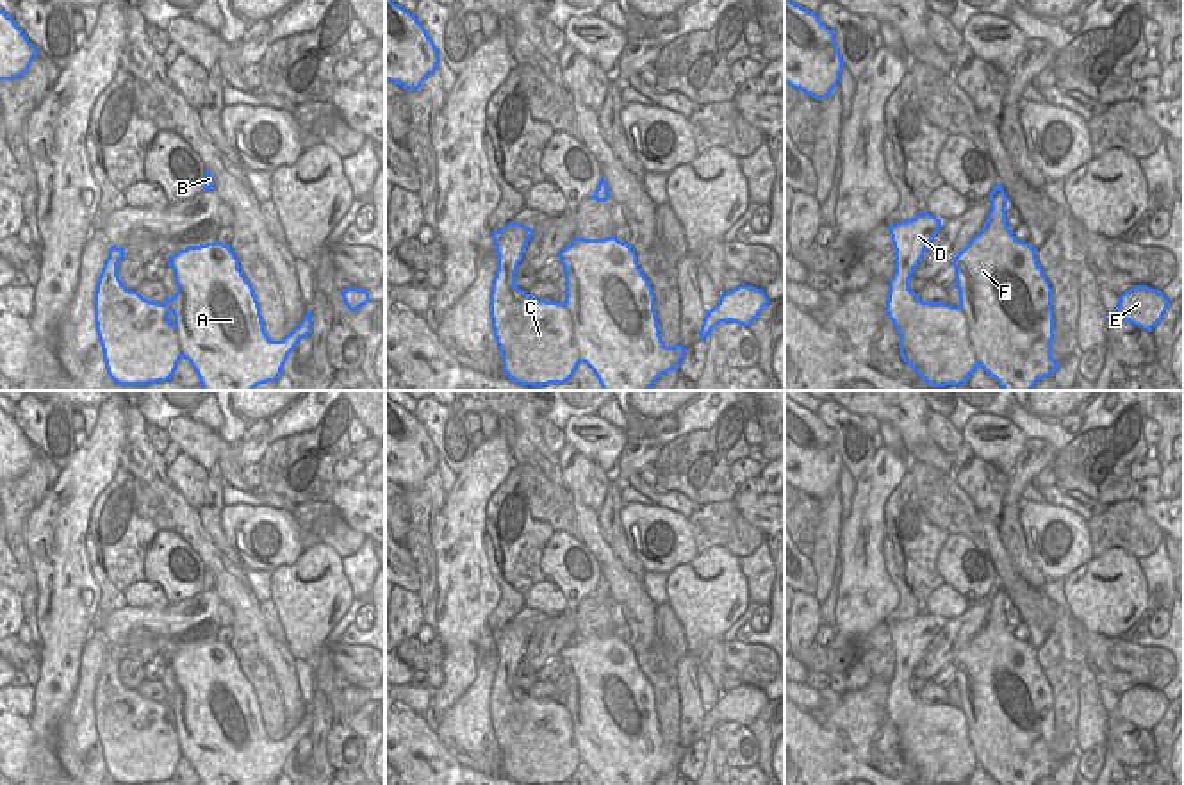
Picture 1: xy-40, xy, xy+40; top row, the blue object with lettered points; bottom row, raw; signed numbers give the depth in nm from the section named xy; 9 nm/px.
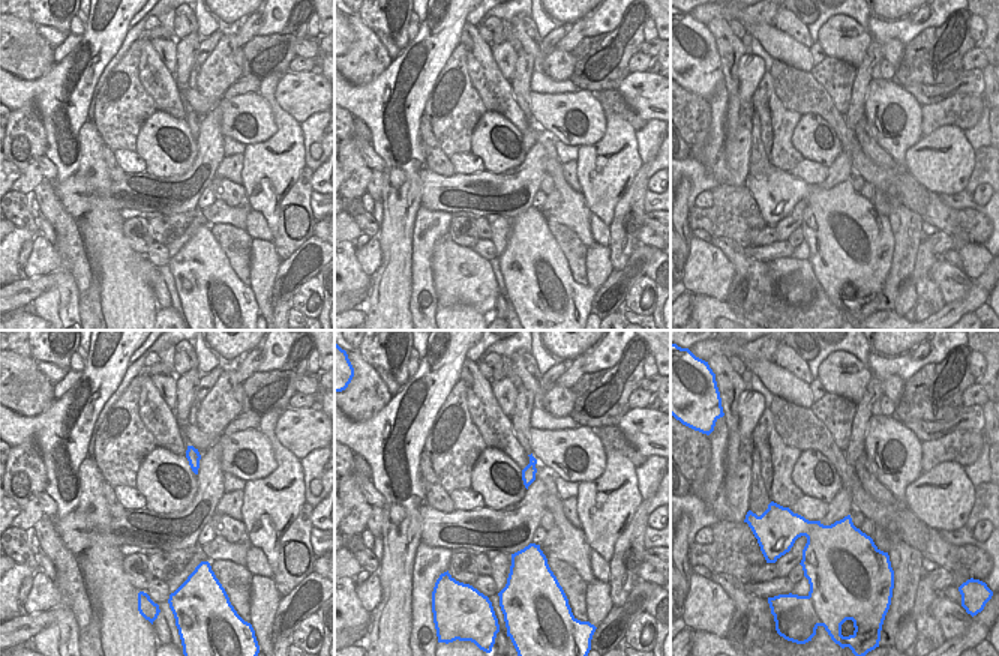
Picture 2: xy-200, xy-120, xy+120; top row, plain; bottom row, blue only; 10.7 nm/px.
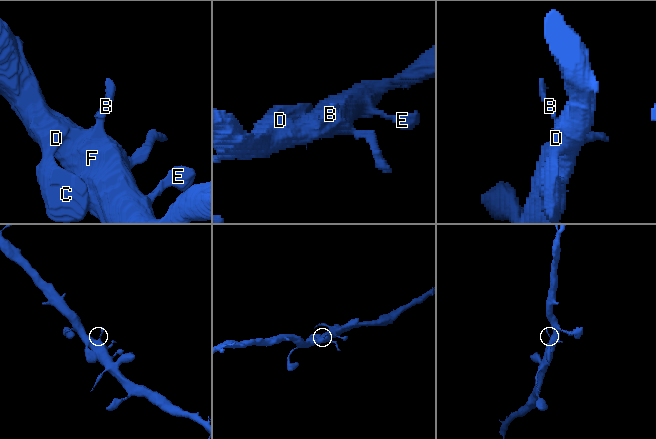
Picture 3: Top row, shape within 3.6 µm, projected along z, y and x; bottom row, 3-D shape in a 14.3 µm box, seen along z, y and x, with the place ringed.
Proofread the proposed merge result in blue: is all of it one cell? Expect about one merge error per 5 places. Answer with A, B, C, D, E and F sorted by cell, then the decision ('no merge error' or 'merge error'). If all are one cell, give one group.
A B C D E F | no merge error

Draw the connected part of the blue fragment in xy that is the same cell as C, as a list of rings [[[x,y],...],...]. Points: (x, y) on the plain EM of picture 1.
[[[514,621],[492,632],[497,671],[490,690],[490,719],[506,778],[519,785],[565,783],[585,762],[601,785],[653,785],[679,767],[687,748],[662,740],[653,687],[629,642],[615,635],[572,637],[558,653],[565,673],[565,701],[560,703],[537,699],[515,683],[531,635],[533,628]]]

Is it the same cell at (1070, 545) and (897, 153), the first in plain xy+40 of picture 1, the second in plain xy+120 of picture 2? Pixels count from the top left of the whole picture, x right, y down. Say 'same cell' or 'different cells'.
same cell

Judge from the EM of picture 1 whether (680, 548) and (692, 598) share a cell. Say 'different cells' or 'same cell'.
different cells

